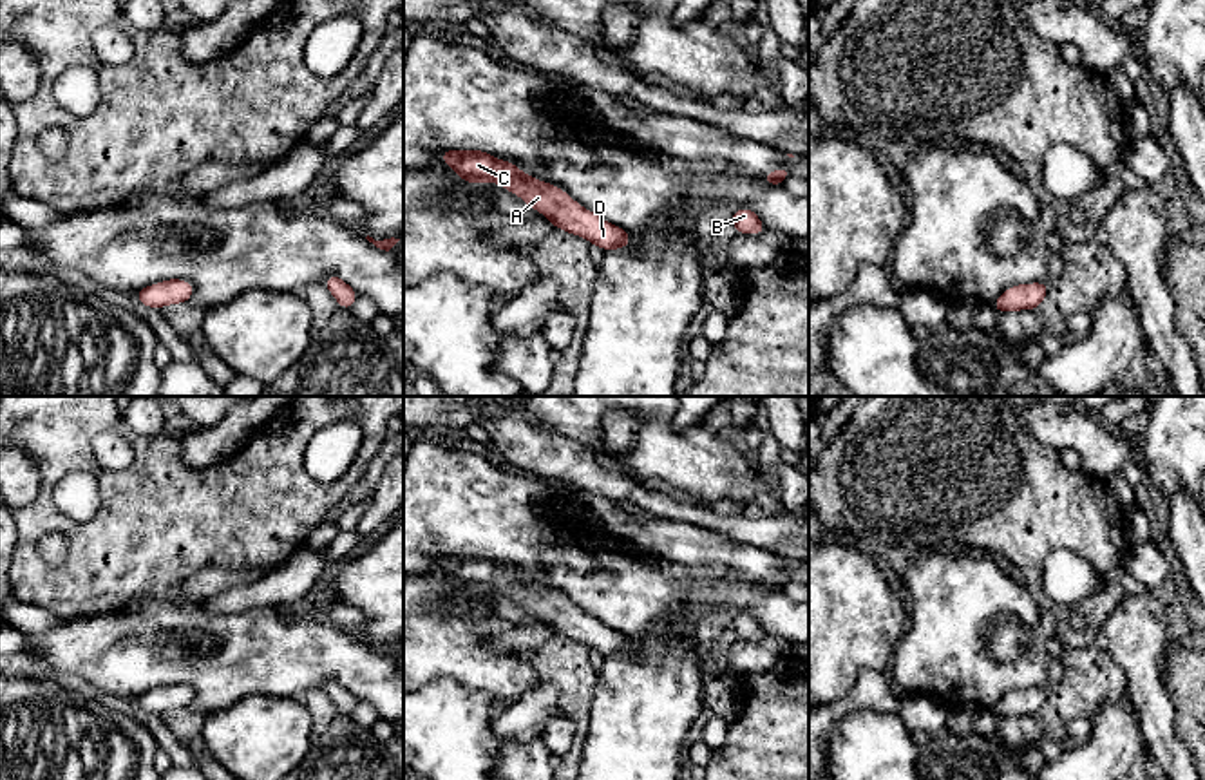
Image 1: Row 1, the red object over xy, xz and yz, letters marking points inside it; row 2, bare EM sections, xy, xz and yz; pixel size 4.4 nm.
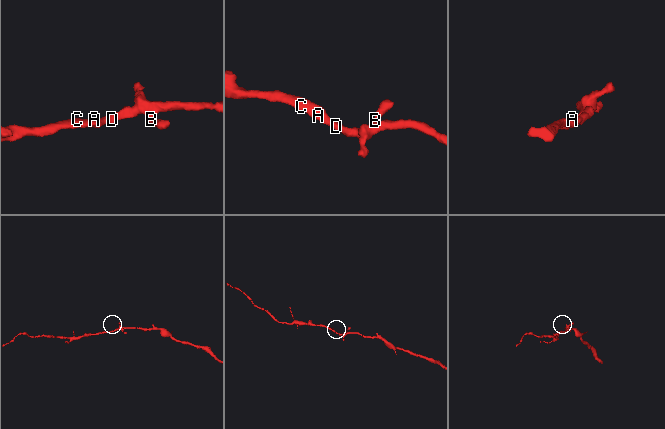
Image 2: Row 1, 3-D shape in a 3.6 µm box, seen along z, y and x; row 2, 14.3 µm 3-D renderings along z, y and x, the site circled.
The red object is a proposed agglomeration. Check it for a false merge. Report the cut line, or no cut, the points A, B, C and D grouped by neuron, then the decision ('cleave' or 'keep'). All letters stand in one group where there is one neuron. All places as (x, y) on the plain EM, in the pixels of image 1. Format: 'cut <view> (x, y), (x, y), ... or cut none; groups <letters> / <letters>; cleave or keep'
cut none; groups A B C D; keep

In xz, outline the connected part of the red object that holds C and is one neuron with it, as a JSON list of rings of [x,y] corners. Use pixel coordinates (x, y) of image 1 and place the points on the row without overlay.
[[[443,556],[443,568],[467,588],[494,586],[519,601],[528,612],[552,626],[554,633],[584,642],[604,657],[630,652],[630,639],[575,608],[565,595],[521,577],[510,566],[499,566],[485,556]]]

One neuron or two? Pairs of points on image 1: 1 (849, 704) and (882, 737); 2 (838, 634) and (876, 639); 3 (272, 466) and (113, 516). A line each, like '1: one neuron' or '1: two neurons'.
1: two neurons
2: one neuron
3: one neuron

